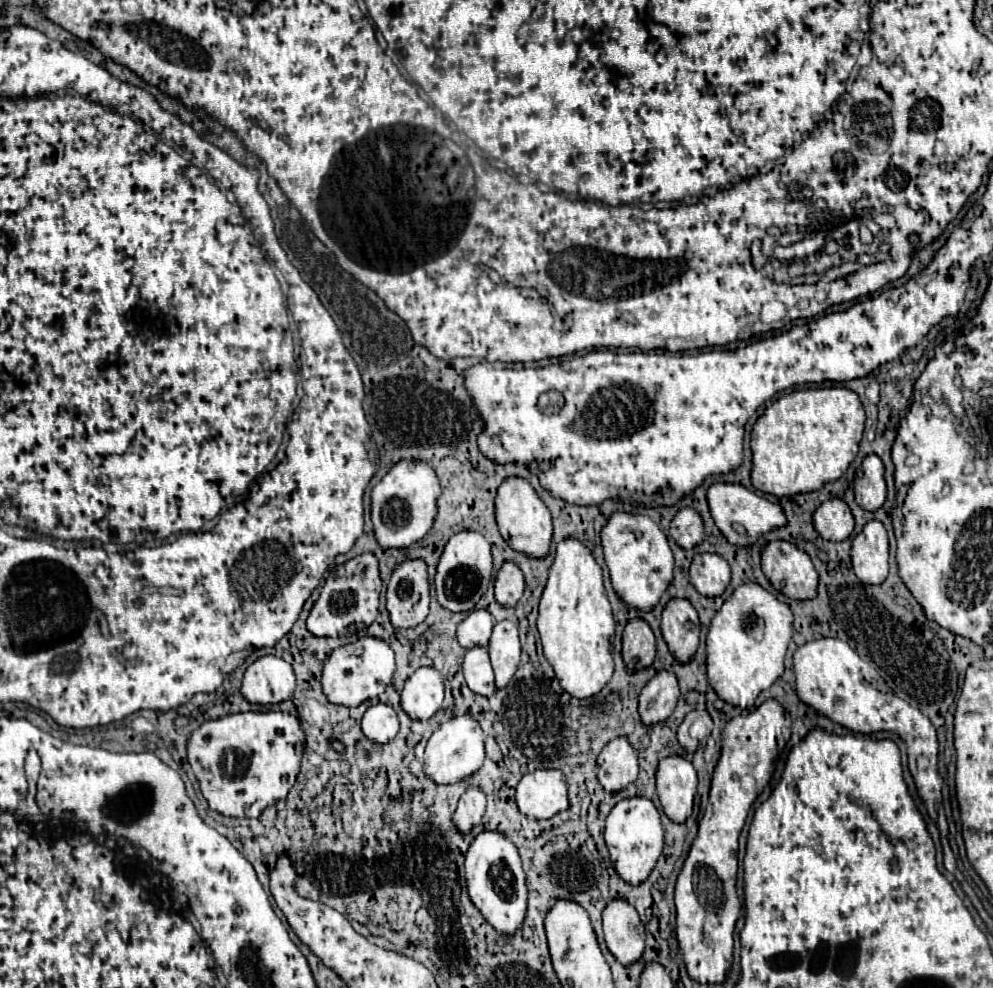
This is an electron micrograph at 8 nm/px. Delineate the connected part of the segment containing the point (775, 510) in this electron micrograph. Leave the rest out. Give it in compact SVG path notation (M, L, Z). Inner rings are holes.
M716 483L716 485L712 485L708 489L708 505L710 505L710 513L712 513L714 521L716 521L716 527L722 531L722 535L726 535L726 539L732 545L738 545L738 547L754 545L760 535L786 525L786 515L782 511L782 507L778 507L778 503L770 503L768 499L758 497L756 493L748 491L742 485L734 485L734 483ZM734 523L744 525L746 531L748 531L748 535L736 533L732 529Z

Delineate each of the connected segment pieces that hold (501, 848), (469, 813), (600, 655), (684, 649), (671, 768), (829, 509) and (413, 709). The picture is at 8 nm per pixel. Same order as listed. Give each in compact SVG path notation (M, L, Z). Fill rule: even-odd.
M480 833L466 853L466 889L482 917L500 933L514 935L526 919L526 875L522 871L518 849L502 833Z
M470 787L460 797L458 809L452 815L454 827L458 827L458 831L462 831L462 833L468 833L470 829L474 829L480 823L484 809L486 809L486 795L480 789Z
M564 539L556 547L556 559L548 575L546 589L540 599L540 615L538 615L538 633L544 645L544 655L548 663L554 667L554 673L564 691L578 699L586 699L596 695L614 673L612 659L612 639L614 639L614 619L610 601L604 593L602 569L594 561L592 553L576 539Z
M672 599L662 613L662 635L678 663L688 663L698 649L700 621L686 599Z
M674 755L660 761L656 773L656 791L670 821L684 823L692 815L696 783L696 769L688 759Z
M830 499L816 509L814 527L828 541L844 541L854 531L854 517L844 501Z
M420 667L406 679L400 705L412 719L426 721L442 707L442 699L444 683L440 673L432 667Z

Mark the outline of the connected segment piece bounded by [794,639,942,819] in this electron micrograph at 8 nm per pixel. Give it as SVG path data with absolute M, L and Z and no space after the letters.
M816 639L802 645L794 653L794 673L800 701L818 715L824 715L856 733L872 735L878 731L892 731L902 737L908 753L908 769L914 777L918 795L922 797L930 817L938 819L940 813L936 813L934 807L942 807L942 779L936 769L938 741L930 719L918 709L910 707L906 701L898 699L886 681L876 673L876 669L860 659L858 653L840 639Z

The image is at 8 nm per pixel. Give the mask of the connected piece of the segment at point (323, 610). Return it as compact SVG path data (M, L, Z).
M364 553L346 561L342 569L336 567L328 575L324 587L320 589L320 597L306 619L306 629L318 637L342 637L342 635L356 633L356 629L368 627L378 615L380 587L382 581L378 573L378 559L374 553Z

